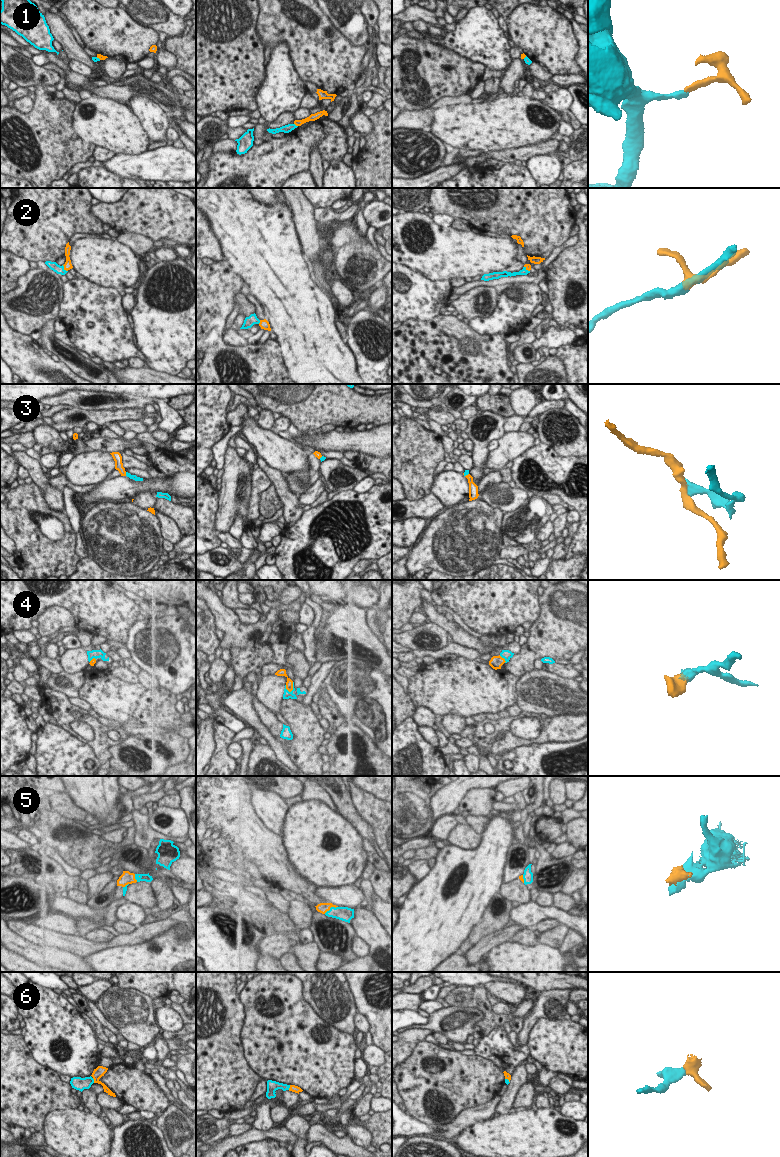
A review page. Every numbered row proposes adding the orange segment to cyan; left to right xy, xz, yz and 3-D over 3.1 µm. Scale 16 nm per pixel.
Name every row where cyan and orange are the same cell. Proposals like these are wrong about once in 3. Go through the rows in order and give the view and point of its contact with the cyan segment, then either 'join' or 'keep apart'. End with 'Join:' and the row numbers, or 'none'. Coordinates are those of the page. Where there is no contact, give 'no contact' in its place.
1: contact xz (295, 125); keep apart
2: contact xy (63, 268); join
3: contact xy (126, 474); keep apart
4: contact xz (293, 687); join
5: contact xz (330, 908); join
6: contact xy (93, 1080); join
Join: 2, 4, 5, 6

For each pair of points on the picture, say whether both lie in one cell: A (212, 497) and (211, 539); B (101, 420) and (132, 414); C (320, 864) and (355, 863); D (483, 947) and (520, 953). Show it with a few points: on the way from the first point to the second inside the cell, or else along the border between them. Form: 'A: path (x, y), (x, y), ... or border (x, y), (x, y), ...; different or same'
A: path (207, 507), (207, 529); same
B: path (109, 416), (124, 414); same
C: path (329, 863), (346, 863); same
D: border (510, 940), (495, 946), (487, 954); different

